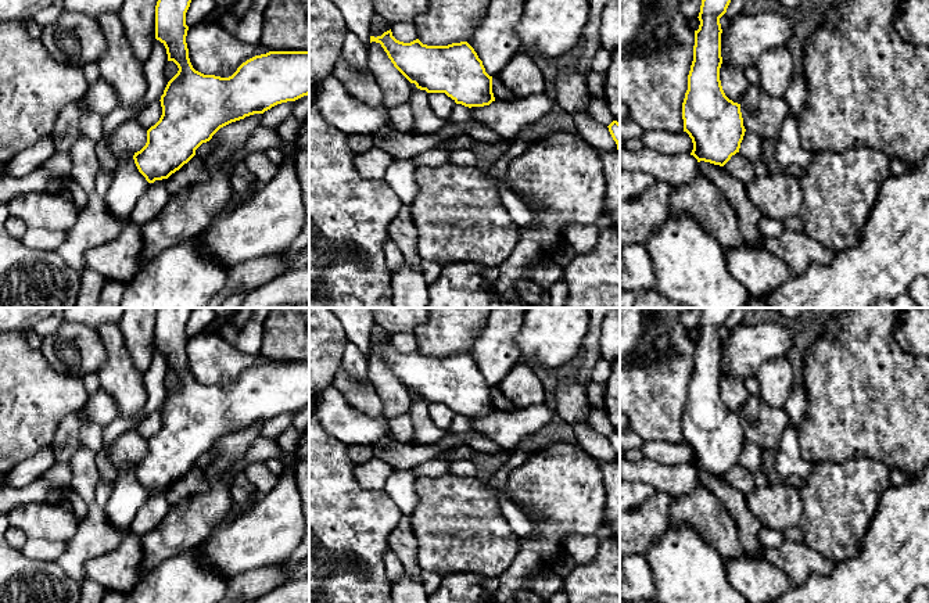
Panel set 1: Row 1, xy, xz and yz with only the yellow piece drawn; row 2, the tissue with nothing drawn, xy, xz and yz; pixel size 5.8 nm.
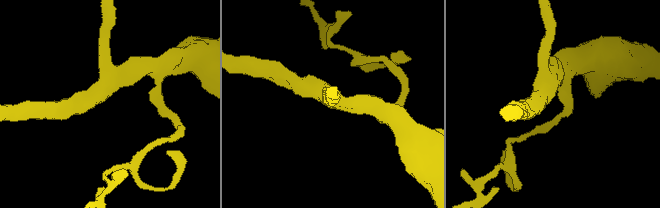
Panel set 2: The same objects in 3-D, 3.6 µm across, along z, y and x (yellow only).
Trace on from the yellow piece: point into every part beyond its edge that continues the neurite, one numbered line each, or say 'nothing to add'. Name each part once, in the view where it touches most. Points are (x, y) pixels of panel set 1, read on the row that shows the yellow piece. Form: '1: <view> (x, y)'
nothing to add

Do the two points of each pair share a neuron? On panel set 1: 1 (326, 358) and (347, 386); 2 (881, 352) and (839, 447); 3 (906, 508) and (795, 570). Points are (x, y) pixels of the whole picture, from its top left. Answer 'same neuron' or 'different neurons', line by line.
1: different neurons
2: same neuron
3: different neurons

